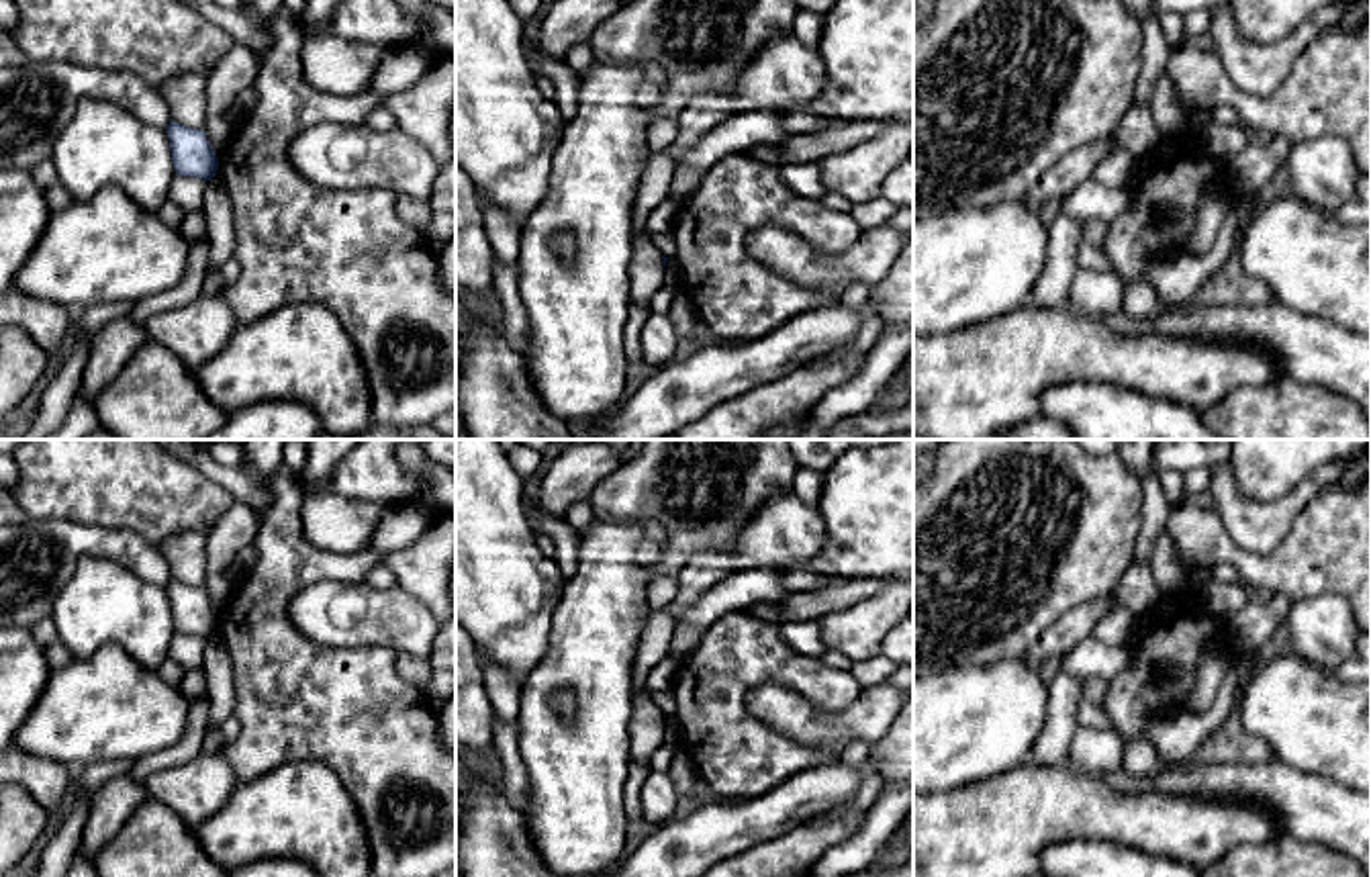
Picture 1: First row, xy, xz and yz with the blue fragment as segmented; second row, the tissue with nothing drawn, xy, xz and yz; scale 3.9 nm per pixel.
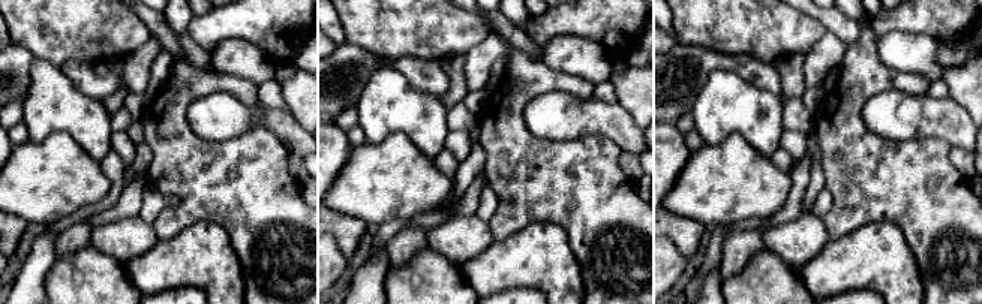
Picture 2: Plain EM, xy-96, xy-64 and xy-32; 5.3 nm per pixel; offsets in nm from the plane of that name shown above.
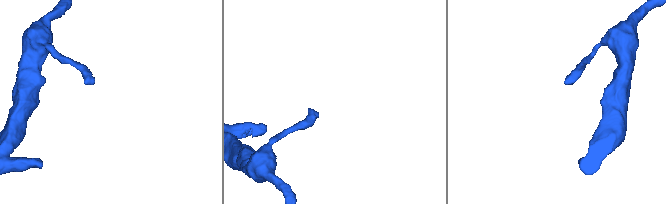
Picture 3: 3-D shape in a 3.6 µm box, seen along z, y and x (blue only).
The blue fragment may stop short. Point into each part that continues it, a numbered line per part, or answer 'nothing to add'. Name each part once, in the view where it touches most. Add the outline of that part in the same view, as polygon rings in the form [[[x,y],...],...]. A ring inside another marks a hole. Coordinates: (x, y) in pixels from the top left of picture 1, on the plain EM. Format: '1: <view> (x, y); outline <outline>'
nothing to add

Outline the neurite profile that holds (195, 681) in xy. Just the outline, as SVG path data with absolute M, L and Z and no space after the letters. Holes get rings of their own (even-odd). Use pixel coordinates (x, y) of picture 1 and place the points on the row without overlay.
M202 668L186 671L180 691L186 699L208 699L206 673Z

